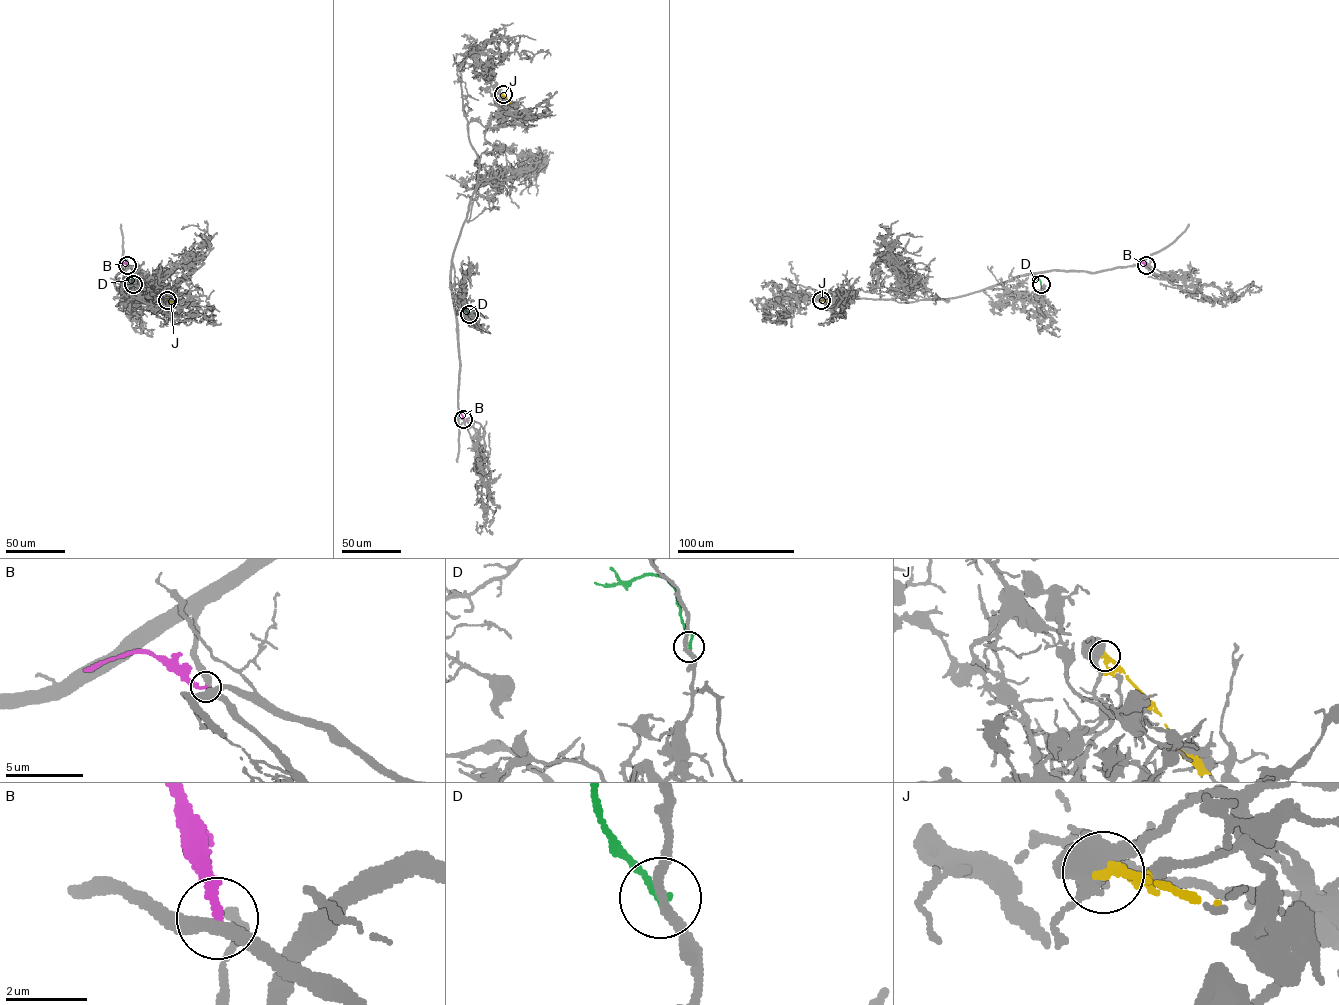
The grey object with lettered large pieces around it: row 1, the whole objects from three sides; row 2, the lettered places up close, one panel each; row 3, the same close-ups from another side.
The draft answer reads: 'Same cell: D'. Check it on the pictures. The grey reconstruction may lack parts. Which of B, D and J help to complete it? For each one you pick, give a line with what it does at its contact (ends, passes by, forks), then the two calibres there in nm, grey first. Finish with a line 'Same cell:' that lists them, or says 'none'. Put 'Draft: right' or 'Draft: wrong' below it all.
D: it ends there; 260 nm thick on the grey side, 180 nm on the other
Same cell: D
Draft: right

